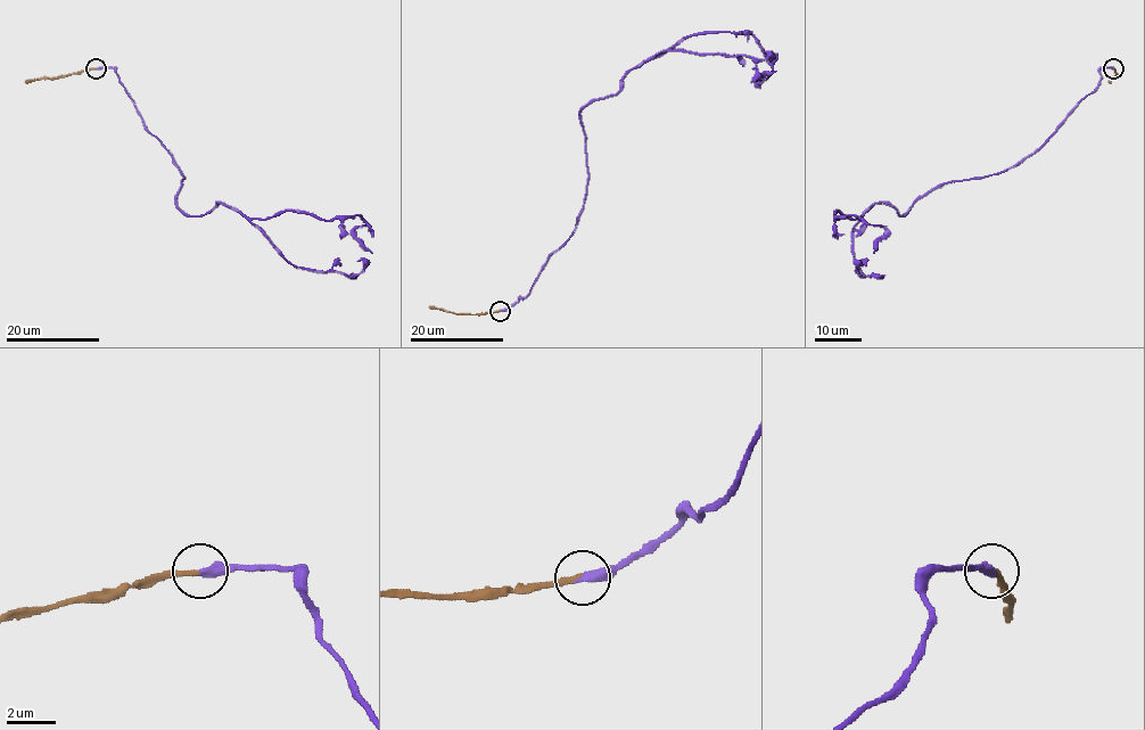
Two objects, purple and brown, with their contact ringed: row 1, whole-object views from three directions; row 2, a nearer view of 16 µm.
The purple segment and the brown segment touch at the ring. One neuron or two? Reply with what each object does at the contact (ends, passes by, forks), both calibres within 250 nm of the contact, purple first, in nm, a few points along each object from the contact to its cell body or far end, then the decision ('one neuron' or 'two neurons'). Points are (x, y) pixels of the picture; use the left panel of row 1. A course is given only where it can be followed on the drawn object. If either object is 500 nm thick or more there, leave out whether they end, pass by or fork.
purple ends; brown ends; calibres 420 and 240 nm; course purple (97, 67), (116, 71), (182, 172), (183, 212), (360, 215), (354, 235), (372, 253); course brown (96, 67), (25, 81); one neuron

